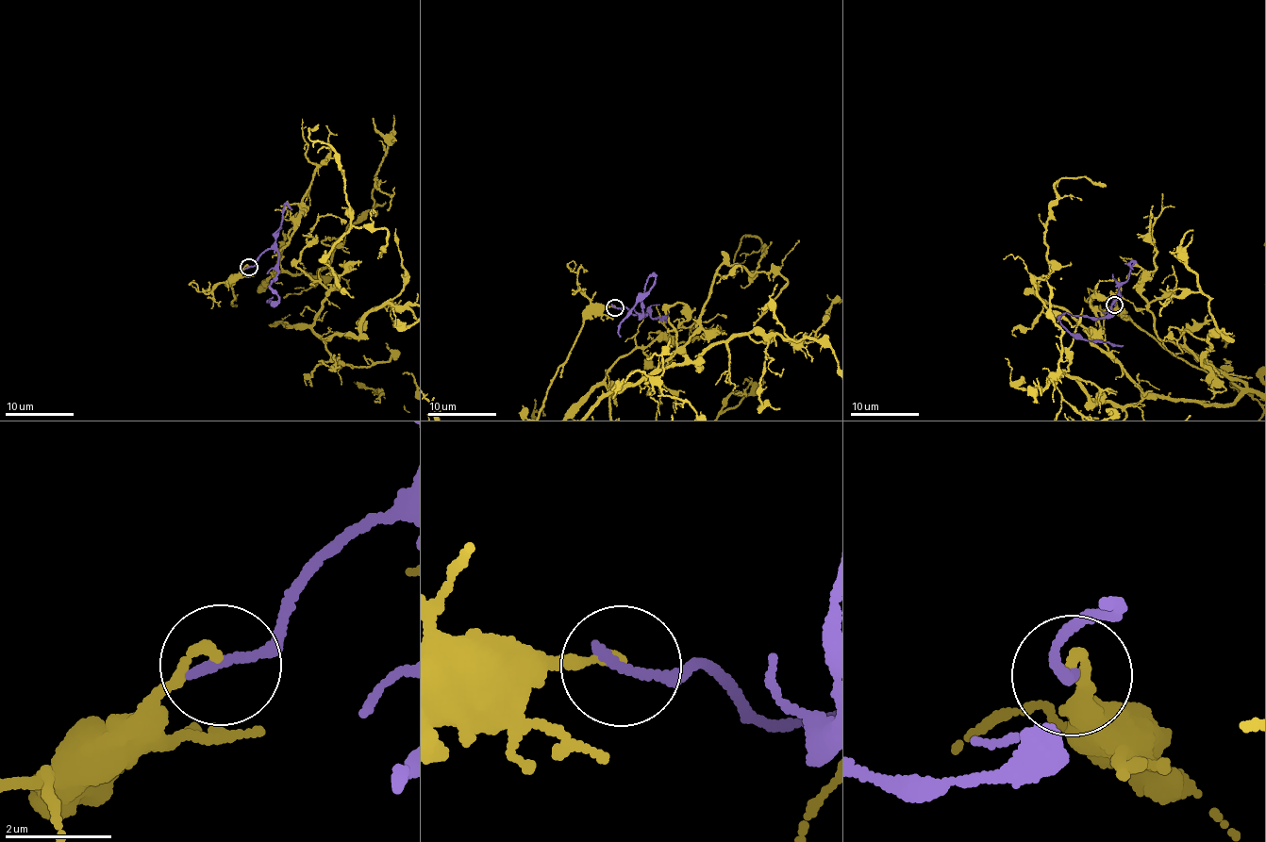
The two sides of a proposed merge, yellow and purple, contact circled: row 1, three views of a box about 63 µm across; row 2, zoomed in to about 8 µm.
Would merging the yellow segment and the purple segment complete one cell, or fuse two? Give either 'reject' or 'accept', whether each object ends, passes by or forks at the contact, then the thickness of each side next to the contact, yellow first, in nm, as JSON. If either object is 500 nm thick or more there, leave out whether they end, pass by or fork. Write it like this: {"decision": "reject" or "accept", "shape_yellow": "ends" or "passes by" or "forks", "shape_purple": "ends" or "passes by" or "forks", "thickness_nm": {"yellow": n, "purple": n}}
{"decision": "reject", "shape_yellow": "ends", "shape_purple": "ends", "thickness_nm": {"yellow": 180, "purple": 200}}

